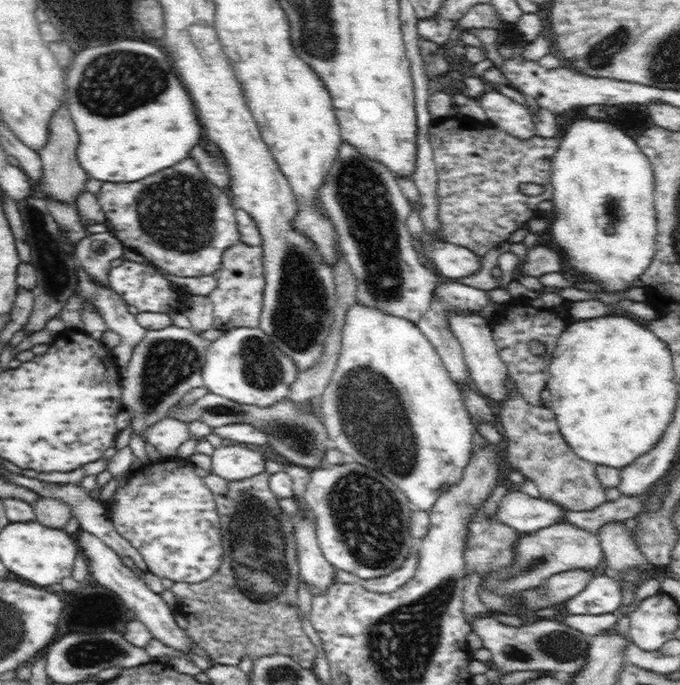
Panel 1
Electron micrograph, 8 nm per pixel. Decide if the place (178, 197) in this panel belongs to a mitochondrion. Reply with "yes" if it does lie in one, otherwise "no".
yes

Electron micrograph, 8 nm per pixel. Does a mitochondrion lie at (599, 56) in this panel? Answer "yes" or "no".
yes

